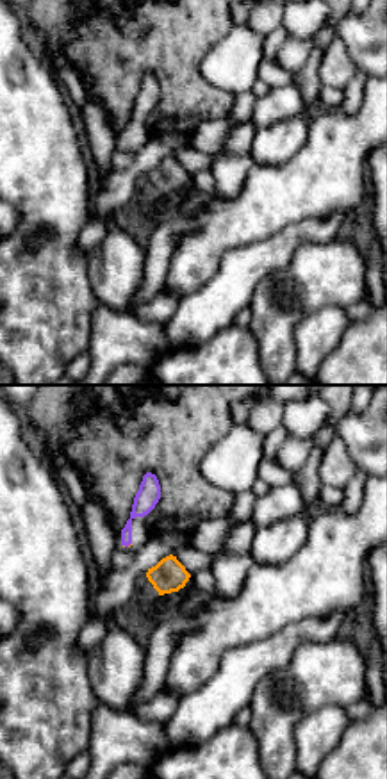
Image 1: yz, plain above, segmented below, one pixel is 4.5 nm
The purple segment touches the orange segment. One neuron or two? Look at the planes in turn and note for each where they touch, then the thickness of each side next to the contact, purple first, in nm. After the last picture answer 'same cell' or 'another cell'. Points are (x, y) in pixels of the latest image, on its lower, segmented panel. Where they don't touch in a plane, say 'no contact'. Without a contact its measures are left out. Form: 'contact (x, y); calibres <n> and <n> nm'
contact (127, 546); calibres 100 and 20 nm

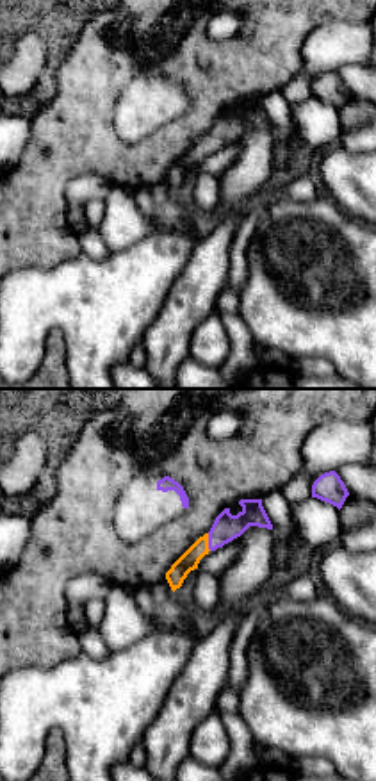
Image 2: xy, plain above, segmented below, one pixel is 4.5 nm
contact (209, 542); calibres 120 and 90 nm

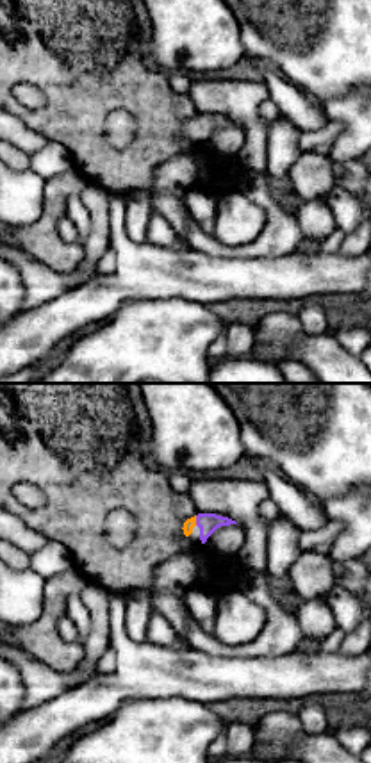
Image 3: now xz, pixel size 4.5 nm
contact (197, 521); calibres 90 and 50 nm

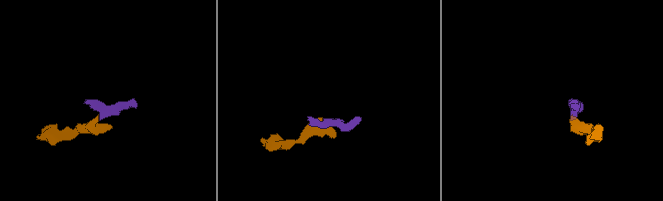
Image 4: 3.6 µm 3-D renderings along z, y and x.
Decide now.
same cell

